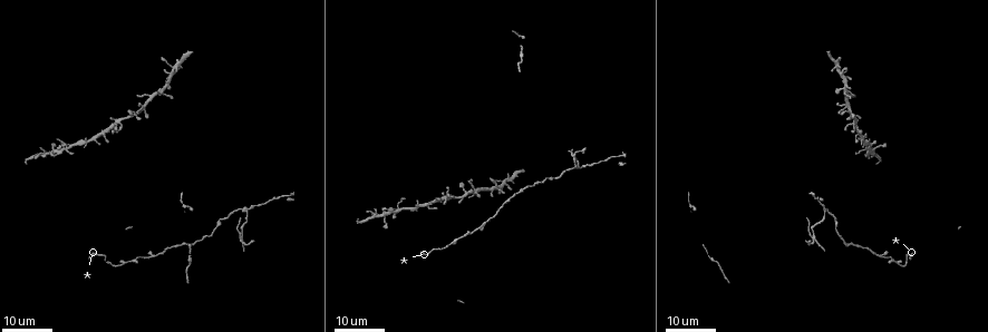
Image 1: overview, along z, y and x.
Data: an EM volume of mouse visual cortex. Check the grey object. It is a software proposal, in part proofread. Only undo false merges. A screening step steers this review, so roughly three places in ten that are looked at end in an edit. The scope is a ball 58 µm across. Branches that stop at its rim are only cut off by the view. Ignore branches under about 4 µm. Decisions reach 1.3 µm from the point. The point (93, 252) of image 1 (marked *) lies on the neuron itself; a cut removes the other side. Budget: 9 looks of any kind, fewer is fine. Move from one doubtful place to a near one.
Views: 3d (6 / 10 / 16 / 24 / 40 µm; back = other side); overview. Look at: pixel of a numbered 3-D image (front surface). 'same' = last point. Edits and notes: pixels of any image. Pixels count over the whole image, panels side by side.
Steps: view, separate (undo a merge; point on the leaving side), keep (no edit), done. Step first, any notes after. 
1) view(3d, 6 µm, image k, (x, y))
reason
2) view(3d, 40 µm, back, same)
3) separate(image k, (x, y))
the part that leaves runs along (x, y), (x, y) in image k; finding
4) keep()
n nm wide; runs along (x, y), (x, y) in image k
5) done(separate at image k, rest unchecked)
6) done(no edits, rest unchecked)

view(3d, 24 µm, image 1, (387, 213))
three arms meet

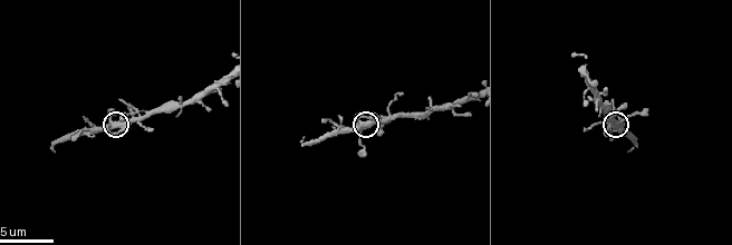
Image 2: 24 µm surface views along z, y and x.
view(3d, 10 µm, image 2, (117, 121))

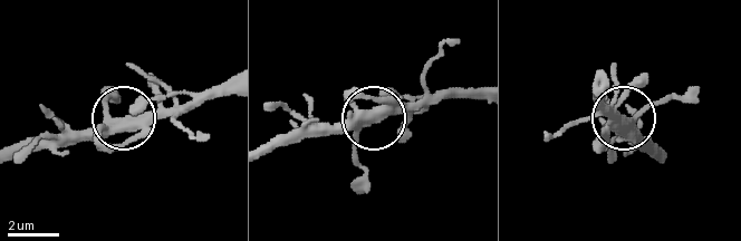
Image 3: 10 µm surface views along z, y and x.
view(3d, 10 µm, back, image 3, (624, 121))

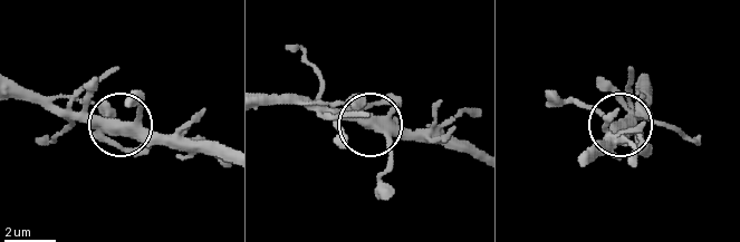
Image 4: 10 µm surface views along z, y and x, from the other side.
keep()
350 nm wide; continuous, no second neuron

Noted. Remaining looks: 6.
view(3d, 16 µm, image 1, (223, 219))
narrows sharply

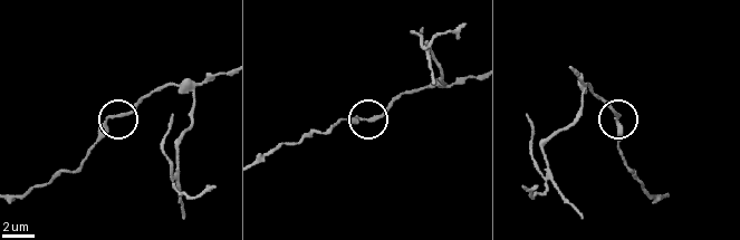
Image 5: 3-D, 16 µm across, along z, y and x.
view(3d, 10 µm, image 5, (112, 117))

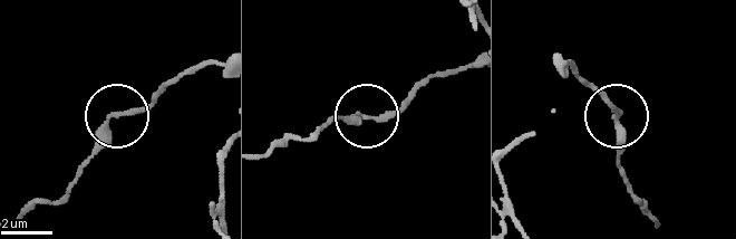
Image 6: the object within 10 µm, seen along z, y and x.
keep()
runs along (655, 222), (627, 184), (616, 152), (616, 114), (587, 84) in image 6; continuous, no second neuron

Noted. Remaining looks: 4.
view(3d, 24 µm, image 1, (826, 211))
three-way junction

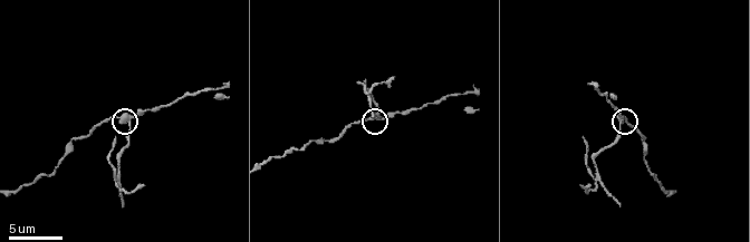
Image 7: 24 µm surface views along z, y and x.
view(3d, 6 µm, image 7, (127, 120))
closer look

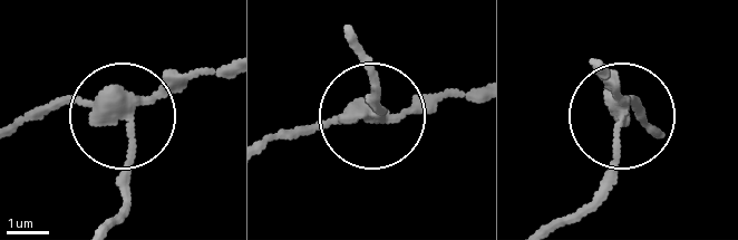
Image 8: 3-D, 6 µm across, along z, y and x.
separate(image 8, (132, 166))
3 arms; the part that leaves runs along (108, 104), (129, 143), (129, 197), (115, 221) in image 8; two neurons meet here

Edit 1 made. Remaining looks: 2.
view(3d, 16 µm, image 1, (885, 257))

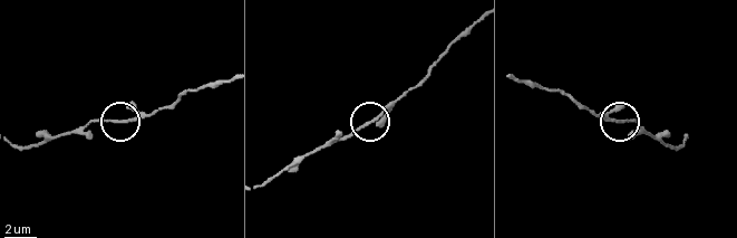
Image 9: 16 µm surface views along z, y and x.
view(3d, 10 µm, image 9, (125, 122))

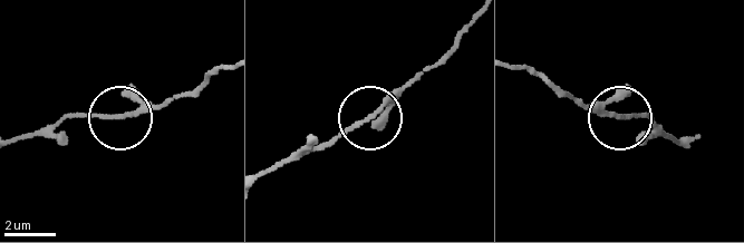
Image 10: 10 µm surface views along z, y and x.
keep()
140 nm wide; runs along (18, 138), (75, 116), (133, 116), (163, 106) in image 10; continuous, no second neuron

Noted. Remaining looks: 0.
done(separate at image 8, rest unchecked)

